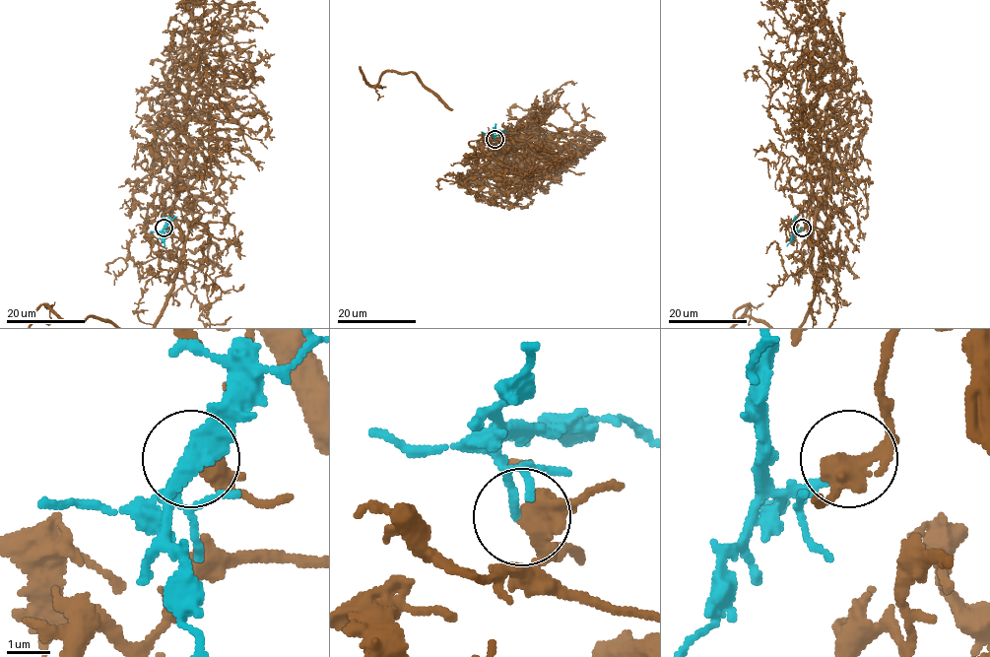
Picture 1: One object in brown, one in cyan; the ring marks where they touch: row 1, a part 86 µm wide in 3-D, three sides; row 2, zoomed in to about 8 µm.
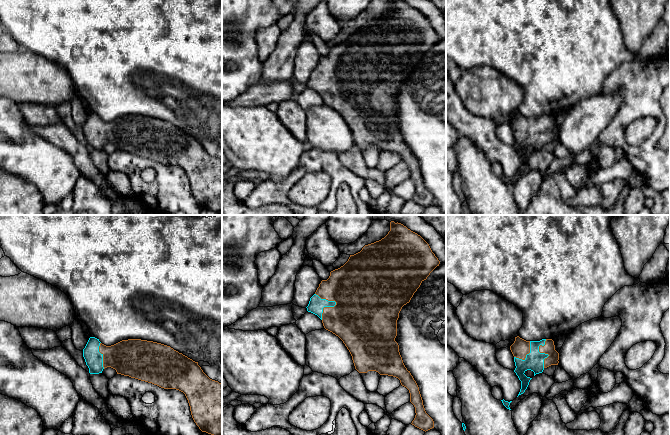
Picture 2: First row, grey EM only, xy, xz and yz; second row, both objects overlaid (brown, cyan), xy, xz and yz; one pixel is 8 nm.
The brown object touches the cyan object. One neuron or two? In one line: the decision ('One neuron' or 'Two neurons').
One neuron

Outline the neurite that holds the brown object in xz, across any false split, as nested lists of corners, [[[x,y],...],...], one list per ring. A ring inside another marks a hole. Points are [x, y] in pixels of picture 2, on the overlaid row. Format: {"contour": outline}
{"contour": [[[391,221],[390,231],[384,238],[350,255],[343,266],[331,271],[329,278],[321,281],[306,307],[322,320],[326,330],[343,341],[359,373],[376,371],[400,380],[409,390],[410,402],[415,407],[416,415],[411,424],[425,432],[434,428],[434,421],[425,411],[419,387],[403,363],[395,338],[402,307],[410,302],[421,283],[439,264],[420,235]]]}

